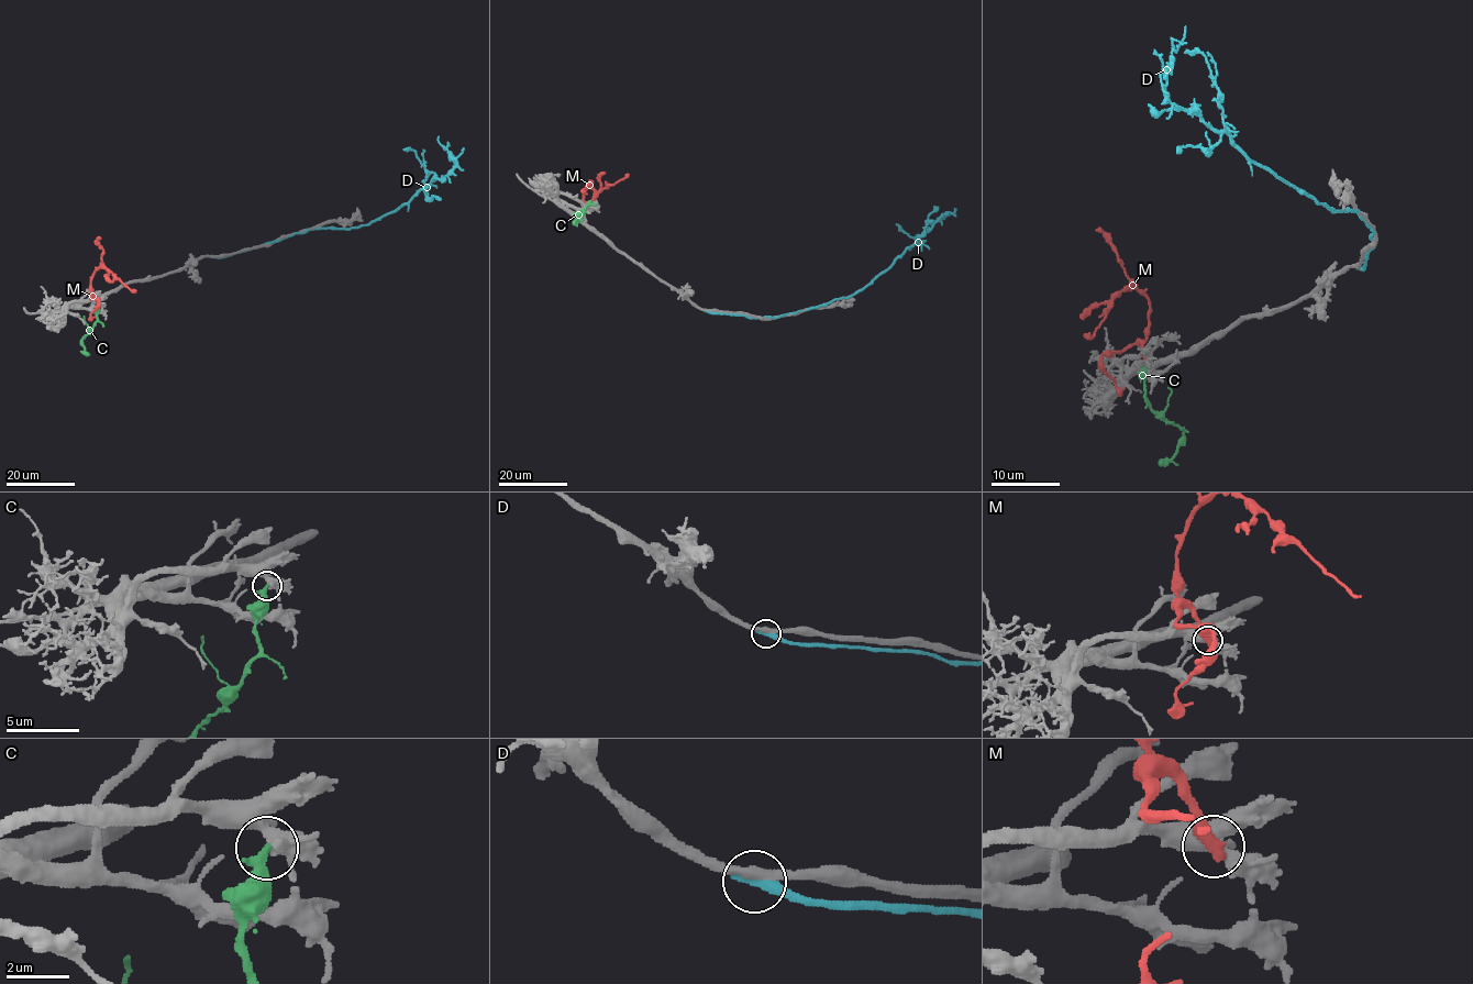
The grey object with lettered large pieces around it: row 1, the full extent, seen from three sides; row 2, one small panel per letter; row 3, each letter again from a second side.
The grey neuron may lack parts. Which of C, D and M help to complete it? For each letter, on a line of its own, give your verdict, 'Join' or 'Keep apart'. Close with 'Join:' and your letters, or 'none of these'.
C: Keep apart
D: Keep apart
M: Keep apart
Join: none of these

